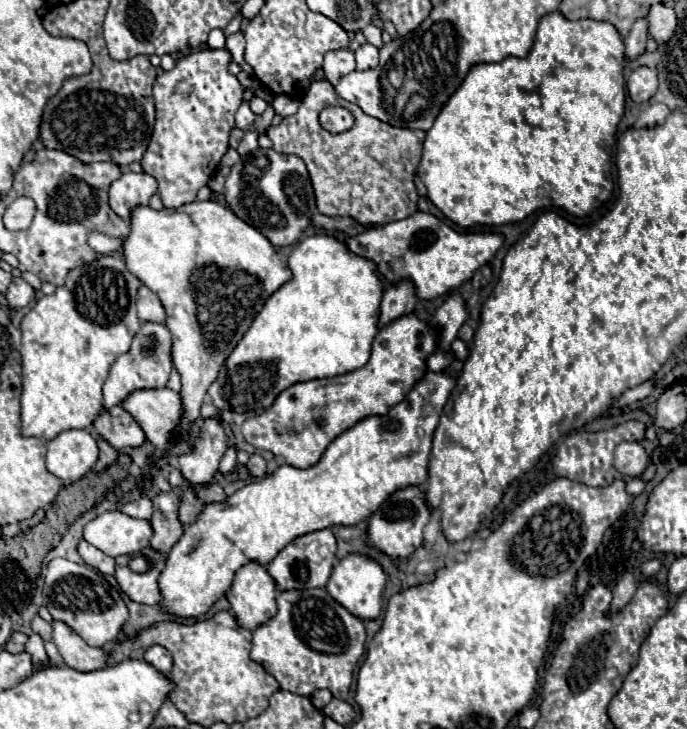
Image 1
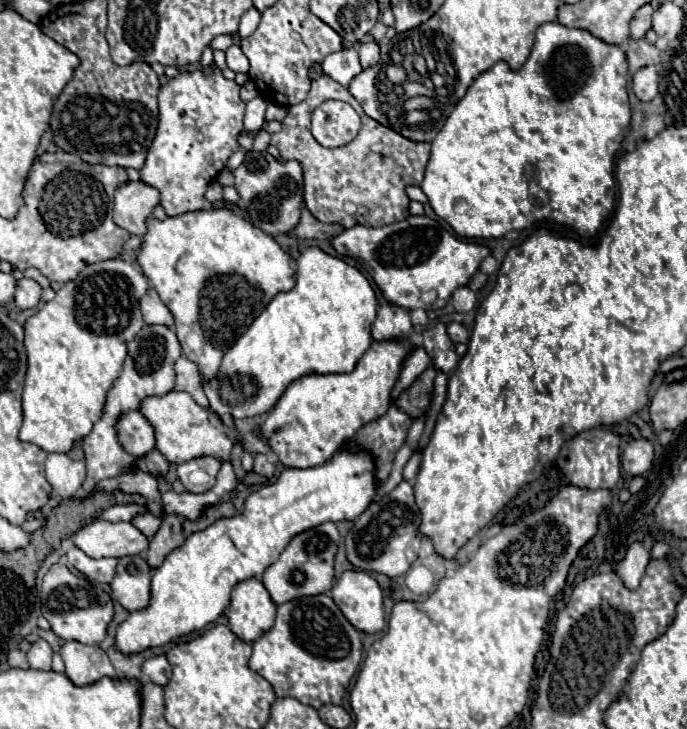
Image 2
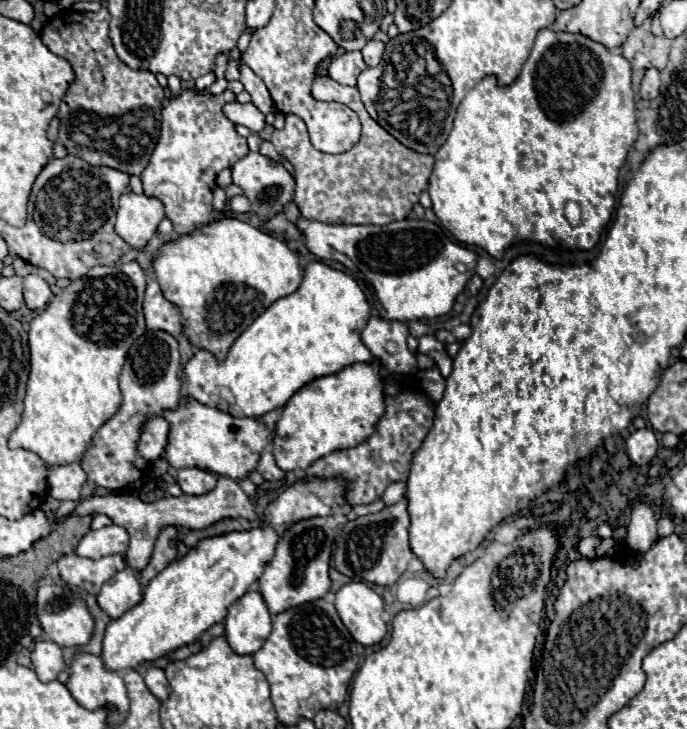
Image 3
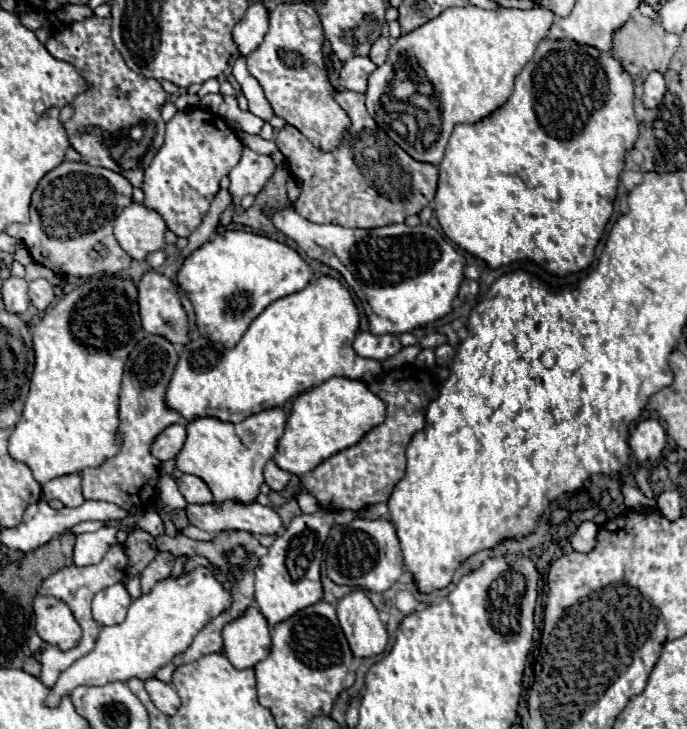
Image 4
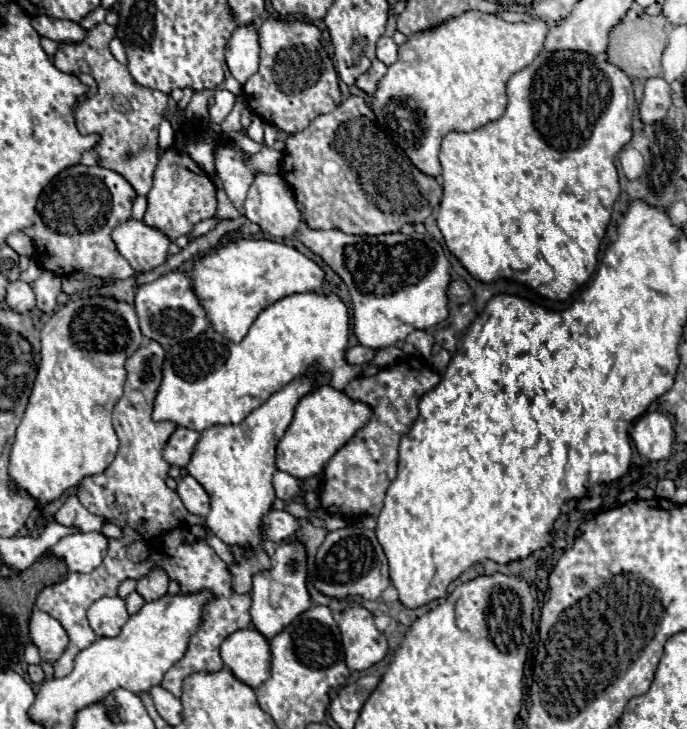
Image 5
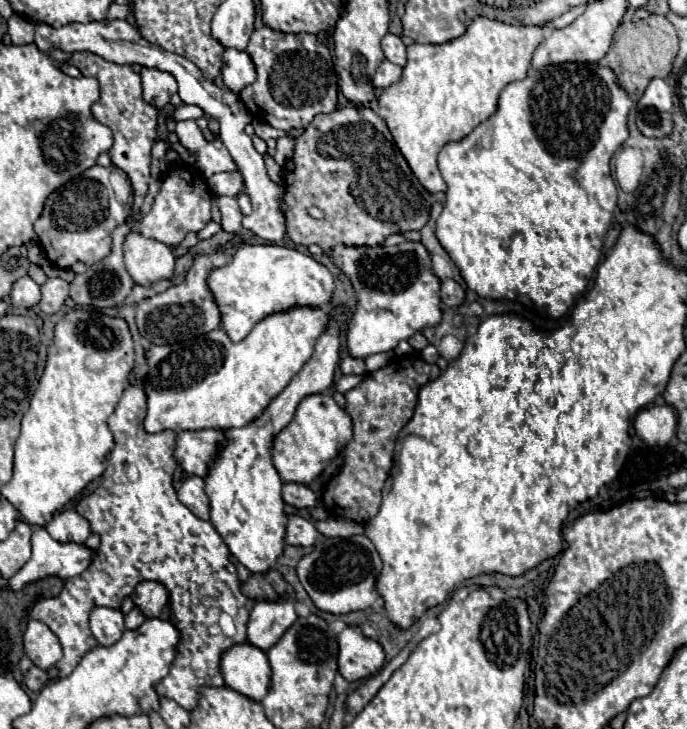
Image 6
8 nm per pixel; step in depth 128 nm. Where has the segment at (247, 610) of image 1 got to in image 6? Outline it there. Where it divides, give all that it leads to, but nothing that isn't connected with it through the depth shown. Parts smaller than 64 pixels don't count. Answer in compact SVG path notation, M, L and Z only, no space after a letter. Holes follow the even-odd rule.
M238 644L222 654L222 676L228 688L260 702L268 694L270 668L266 654L252 644Z

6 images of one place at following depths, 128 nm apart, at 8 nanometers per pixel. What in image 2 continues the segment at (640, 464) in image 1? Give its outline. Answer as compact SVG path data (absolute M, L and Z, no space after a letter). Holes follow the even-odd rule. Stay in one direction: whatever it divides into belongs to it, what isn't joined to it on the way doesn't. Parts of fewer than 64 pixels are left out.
M646 438L630 440L622 454L622 468L630 476L638 476L638 474L644 474L646 470L650 470L652 460L654 460L654 446L650 440L646 440Z

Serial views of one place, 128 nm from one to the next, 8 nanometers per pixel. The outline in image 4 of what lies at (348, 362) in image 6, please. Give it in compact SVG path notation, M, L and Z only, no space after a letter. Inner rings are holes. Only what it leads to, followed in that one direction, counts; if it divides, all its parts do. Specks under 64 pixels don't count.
M360 332L354 338L354 352L362 358L370 358L370 360L386 360L390 356L394 356L398 350L402 348L398 336L374 336L370 332Z

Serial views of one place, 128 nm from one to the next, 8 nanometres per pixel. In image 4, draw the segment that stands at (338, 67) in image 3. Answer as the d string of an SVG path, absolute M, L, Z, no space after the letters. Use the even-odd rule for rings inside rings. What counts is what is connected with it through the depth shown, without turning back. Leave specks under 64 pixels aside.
M354 56L352 60L348 60L342 66L340 72L340 82L342 86L346 86L352 92L360 92L364 94L368 88L368 76L376 70L376 64L372 64L372 60L364 58L364 56Z

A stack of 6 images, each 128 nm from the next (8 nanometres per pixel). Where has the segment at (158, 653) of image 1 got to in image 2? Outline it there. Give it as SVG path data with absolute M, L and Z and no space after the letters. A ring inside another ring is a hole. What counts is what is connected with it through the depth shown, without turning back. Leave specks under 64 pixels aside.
M154 656L154 658L148 658L142 666L142 674L148 676L150 682L158 684L158 686L166 686L168 684L168 674L170 672L170 664L166 660L166 656Z

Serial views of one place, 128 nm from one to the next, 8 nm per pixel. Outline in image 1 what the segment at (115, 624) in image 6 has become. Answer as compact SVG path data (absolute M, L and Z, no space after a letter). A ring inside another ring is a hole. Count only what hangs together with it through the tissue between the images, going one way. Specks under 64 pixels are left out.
M144 548L140 550L138 554L132 554L132 556L122 556L116 560L116 580L122 588L122 592L138 602L138 604L158 604L160 602L160 590L158 590L158 574L162 572L164 568L164 558L162 554L154 552L152 548ZM134 556L144 556L146 562L148 562L148 570L138 574L138 572L132 572L128 562L134 558Z

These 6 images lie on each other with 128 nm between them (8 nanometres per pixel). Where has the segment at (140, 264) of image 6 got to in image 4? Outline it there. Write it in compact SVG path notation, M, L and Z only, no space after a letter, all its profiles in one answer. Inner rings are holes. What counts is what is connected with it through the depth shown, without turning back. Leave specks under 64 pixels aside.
M132 202L132 206L124 208L114 222L114 236L116 236L118 244L134 260L146 260L148 254L162 250L166 244L164 232L166 232L166 224L164 224L162 216L156 214L154 210L148 210L144 204L138 204L138 202Z

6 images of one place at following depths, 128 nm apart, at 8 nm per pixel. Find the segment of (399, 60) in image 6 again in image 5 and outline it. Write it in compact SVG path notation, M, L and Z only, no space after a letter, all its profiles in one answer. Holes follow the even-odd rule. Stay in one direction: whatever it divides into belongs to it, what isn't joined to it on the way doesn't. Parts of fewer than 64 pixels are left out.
M382 36L382 38L378 40L376 56L378 56L378 60L382 60L386 66L394 64L394 62L396 62L396 56L398 56L398 46L396 46L396 42L394 42L390 36Z

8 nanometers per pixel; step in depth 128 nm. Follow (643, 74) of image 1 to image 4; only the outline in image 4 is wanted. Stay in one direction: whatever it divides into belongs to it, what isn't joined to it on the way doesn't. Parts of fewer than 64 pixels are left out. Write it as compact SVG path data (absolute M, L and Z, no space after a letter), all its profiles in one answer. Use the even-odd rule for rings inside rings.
M652 72L644 82L644 96L642 96L644 106L646 108L658 108L664 100L664 94L666 94L664 76L660 72Z

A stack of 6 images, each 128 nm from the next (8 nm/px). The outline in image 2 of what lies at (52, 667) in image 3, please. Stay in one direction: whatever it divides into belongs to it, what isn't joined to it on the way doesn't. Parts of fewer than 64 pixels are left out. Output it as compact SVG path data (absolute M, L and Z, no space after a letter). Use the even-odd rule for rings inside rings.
M36 640L28 650L28 662L34 670L50 670L52 666L52 648L46 640Z

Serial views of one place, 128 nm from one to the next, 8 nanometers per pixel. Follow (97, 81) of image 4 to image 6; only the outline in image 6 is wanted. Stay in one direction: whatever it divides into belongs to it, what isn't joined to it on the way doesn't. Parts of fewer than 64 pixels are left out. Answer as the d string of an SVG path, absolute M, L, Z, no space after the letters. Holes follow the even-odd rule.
M74 52L70 64L74 64L82 72L82 76L94 76L100 82L100 100L92 106L92 114L98 122L110 126L114 132L114 146L110 148L108 154L112 158L112 164L124 170L132 182L134 204L132 204L128 222L136 224L138 222L136 214L142 208L148 182L152 180L150 178L150 150L154 142L158 140L158 134L156 134L158 110L142 100L142 80L140 80L140 74L132 70L132 66L112 64L92 52Z

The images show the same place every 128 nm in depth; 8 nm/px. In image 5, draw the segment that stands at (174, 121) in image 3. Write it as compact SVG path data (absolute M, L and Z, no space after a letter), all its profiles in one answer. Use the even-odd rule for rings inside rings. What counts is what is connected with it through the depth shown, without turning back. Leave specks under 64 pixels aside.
M184 132L176 134L176 146L168 148L156 166L154 186L148 192L148 210L144 214L144 224L158 228L170 240L176 240L182 234L190 234L192 228L216 214L216 188L210 182L208 174L186 154L178 152L178 146L184 144L188 136Z

